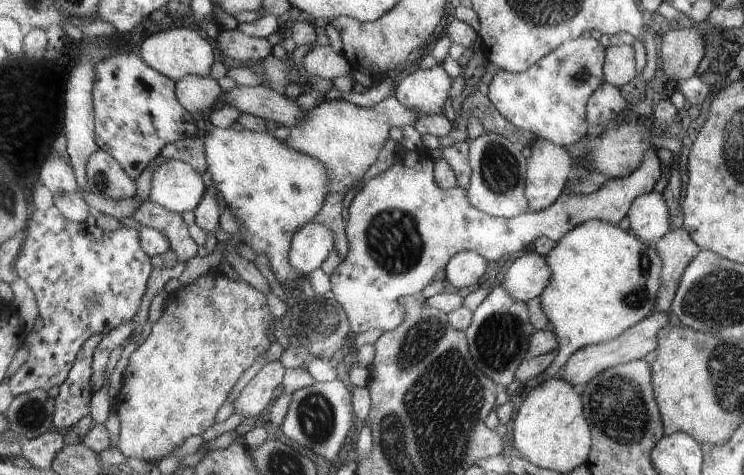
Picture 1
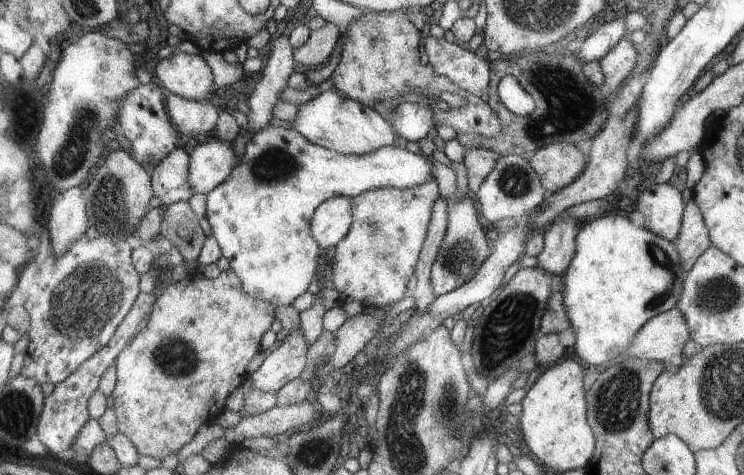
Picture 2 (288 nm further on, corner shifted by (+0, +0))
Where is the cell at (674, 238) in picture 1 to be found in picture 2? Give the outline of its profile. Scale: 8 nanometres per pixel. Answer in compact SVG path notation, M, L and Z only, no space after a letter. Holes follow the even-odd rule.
M691 198L685 202L685 214L681 220L681 234L673 242L677 246L677 254L681 256L681 270L689 272L693 264L701 258L703 252L707 252L713 242L709 240L709 230L705 228L705 220L701 210L697 208L697 202Z

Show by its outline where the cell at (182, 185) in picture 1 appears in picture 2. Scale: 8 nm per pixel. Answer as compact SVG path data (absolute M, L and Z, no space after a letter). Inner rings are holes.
M209 138L203 144L191 146L189 186L193 194L209 196L217 186L225 184L237 166L237 154L231 142Z

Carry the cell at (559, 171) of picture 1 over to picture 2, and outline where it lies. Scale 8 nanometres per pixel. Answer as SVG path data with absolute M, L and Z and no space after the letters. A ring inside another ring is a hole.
M569 142L537 148L537 152L529 156L529 160L533 162L533 170L541 178L545 198L553 192L561 192L561 188L569 188L569 184L573 184L573 180L581 176L585 164L583 154Z

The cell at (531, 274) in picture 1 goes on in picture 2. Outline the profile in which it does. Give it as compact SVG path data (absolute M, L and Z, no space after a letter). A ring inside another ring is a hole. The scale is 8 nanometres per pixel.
M565 216L555 220L543 234L543 250L537 256L535 268L541 268L553 276L563 276L563 272L573 264L573 256L577 254L577 232L579 222L573 216Z

